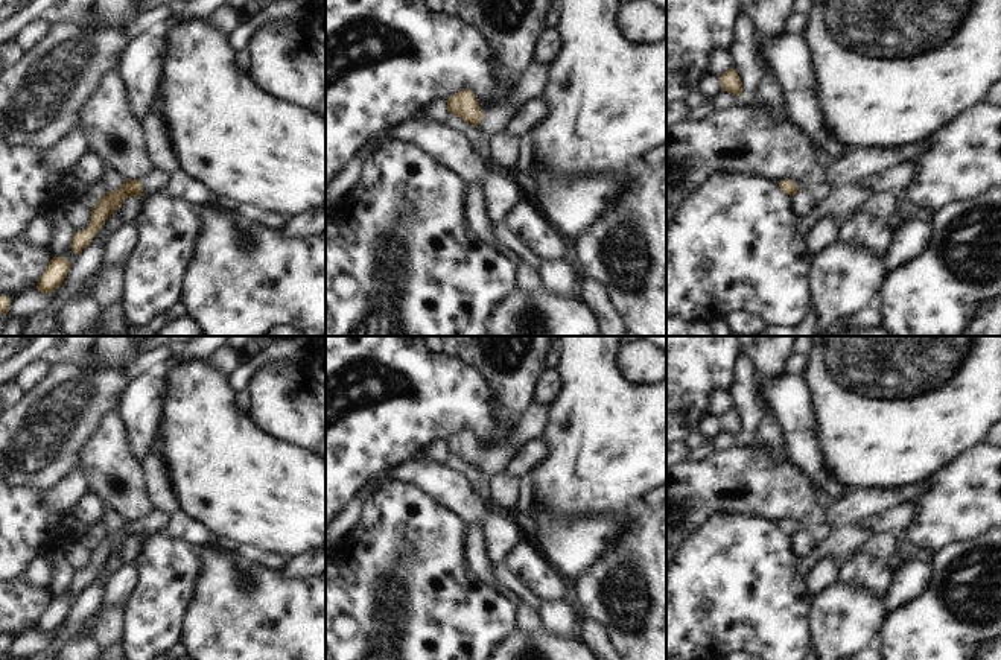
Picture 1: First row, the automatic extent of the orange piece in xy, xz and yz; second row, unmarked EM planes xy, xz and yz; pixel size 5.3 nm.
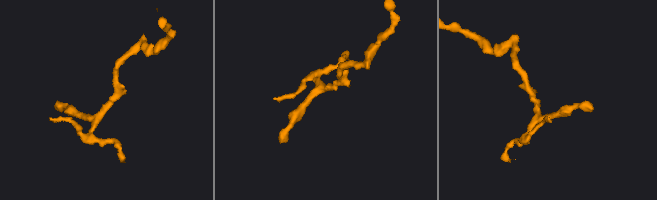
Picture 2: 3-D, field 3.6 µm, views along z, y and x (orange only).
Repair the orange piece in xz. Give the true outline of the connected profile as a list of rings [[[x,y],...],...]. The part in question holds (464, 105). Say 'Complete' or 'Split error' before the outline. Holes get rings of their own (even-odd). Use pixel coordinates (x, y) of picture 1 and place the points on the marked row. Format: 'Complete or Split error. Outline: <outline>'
Split error. Outline: [[[534,61],[516,78],[505,99],[482,111],[470,88],[447,99],[447,111],[478,129],[478,143],[473,146],[481,158],[487,158],[487,148],[493,135],[504,132],[516,111],[526,102],[539,99],[548,76],[548,65]]]

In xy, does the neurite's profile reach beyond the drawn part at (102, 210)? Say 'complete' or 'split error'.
split error

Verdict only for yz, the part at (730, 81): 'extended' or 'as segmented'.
as segmented

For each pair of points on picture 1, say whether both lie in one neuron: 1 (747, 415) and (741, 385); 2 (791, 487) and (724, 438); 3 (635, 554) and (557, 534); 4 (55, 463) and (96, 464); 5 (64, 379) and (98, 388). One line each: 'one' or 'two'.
1: one
2: two
3: two
4: two
5: one

